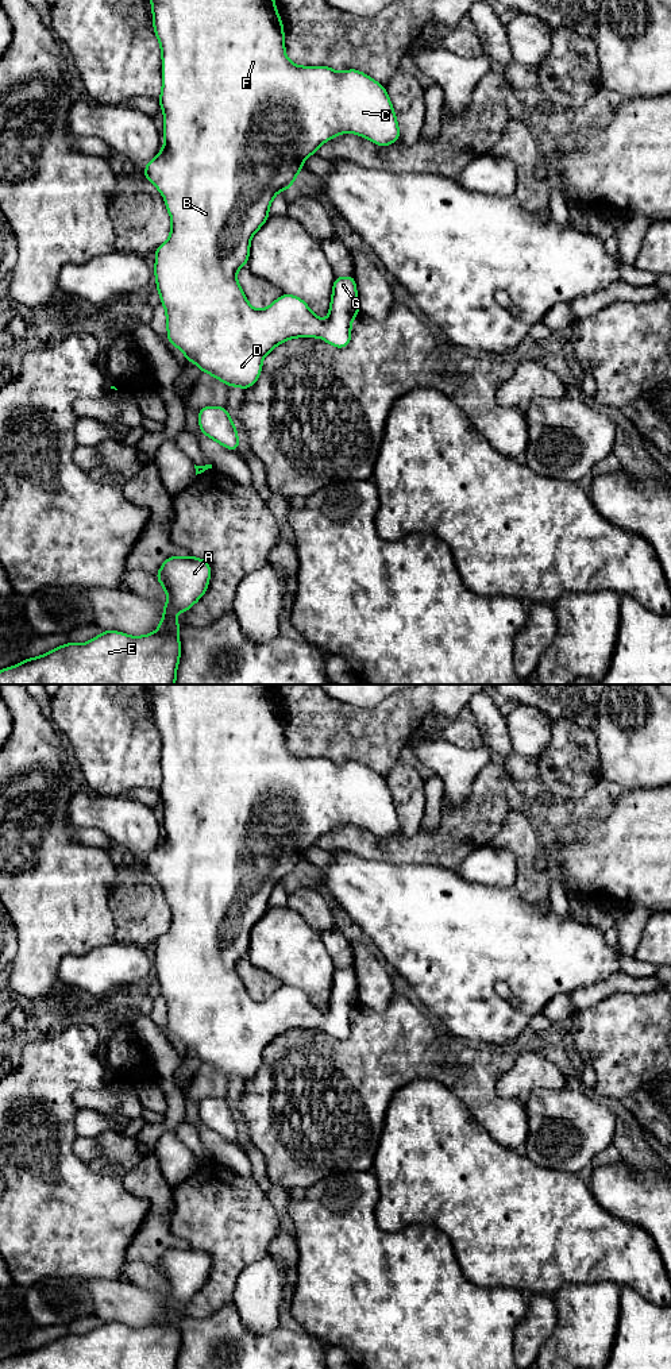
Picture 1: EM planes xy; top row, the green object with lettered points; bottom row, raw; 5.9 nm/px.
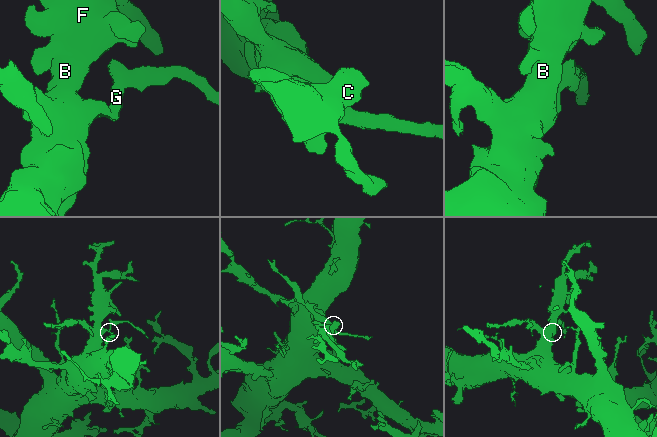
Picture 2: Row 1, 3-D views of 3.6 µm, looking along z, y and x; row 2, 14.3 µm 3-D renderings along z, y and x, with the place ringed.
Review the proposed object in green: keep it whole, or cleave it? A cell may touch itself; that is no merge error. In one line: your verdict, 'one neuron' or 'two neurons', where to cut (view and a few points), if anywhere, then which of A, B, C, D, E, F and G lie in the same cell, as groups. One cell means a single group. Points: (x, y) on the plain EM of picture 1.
one neuron | no cut | A B C D E F G

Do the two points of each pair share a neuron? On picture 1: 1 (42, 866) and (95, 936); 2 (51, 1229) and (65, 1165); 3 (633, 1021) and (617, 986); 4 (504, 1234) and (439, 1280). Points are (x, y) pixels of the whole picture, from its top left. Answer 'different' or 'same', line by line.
1: same
2: same
3: different
4: different

